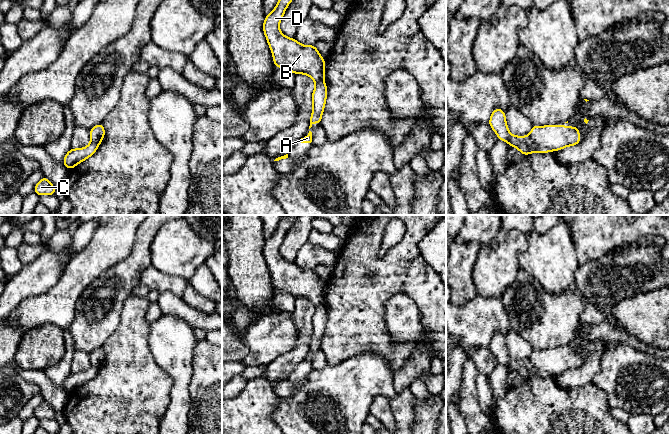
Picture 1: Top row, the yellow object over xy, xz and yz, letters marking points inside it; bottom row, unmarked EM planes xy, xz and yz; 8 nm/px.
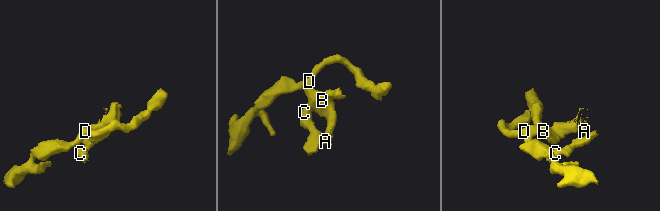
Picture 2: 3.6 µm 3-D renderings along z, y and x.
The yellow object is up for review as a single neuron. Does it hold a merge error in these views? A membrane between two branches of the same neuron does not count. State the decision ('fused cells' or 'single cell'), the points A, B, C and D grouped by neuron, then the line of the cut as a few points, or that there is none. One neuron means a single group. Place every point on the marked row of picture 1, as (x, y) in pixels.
single cell; A B C D; no cut

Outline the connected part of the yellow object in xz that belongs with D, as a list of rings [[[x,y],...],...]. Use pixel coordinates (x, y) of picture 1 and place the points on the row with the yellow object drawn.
[[[278,0],[274,10],[265,17],[263,31],[272,51],[275,67],[287,69],[294,74],[308,75],[315,82],[312,93],[313,110],[310,117],[310,129],[313,123],[321,124],[326,103],[325,60],[314,44],[305,46],[281,33],[279,24],[291,1]]]

